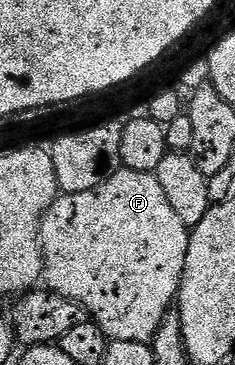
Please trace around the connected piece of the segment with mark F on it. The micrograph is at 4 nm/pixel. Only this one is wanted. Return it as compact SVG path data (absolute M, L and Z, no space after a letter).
M121 167L102 186L82 194L60 194L40 224L47 287L84 307L109 340L151 344L158 326L173 311L186 266L190 230L170 207L158 178L151 172Z

